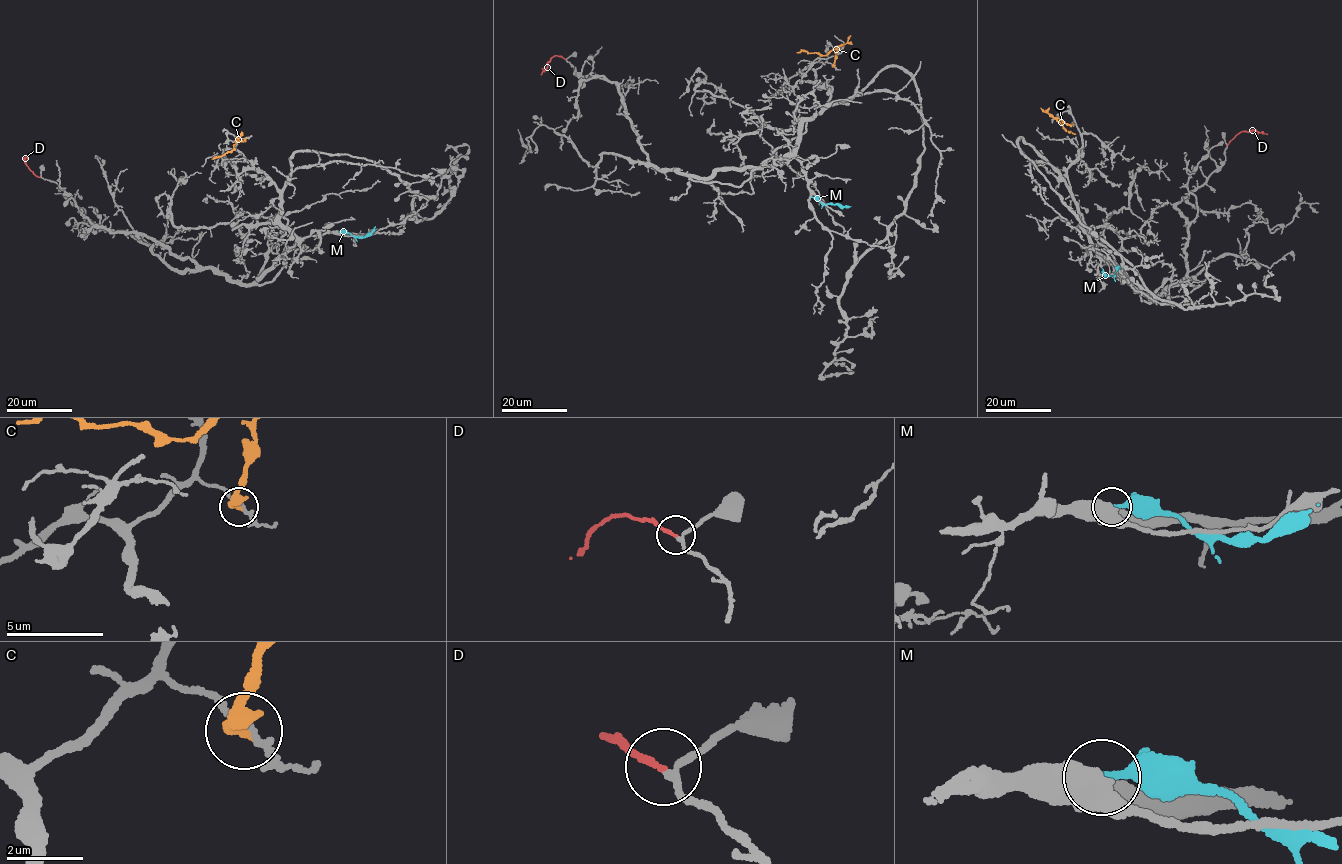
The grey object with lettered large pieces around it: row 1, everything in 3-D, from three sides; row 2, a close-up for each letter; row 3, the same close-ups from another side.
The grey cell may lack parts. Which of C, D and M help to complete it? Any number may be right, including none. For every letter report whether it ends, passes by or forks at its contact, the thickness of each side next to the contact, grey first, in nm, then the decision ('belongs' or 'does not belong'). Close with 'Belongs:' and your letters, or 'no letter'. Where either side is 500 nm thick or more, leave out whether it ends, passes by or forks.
C: it ends | 160/400 nm | does not belong
D: it ends | 160/140 nm | belongs
M: it ends | 360/240 nm | does not belong
Belongs: D

